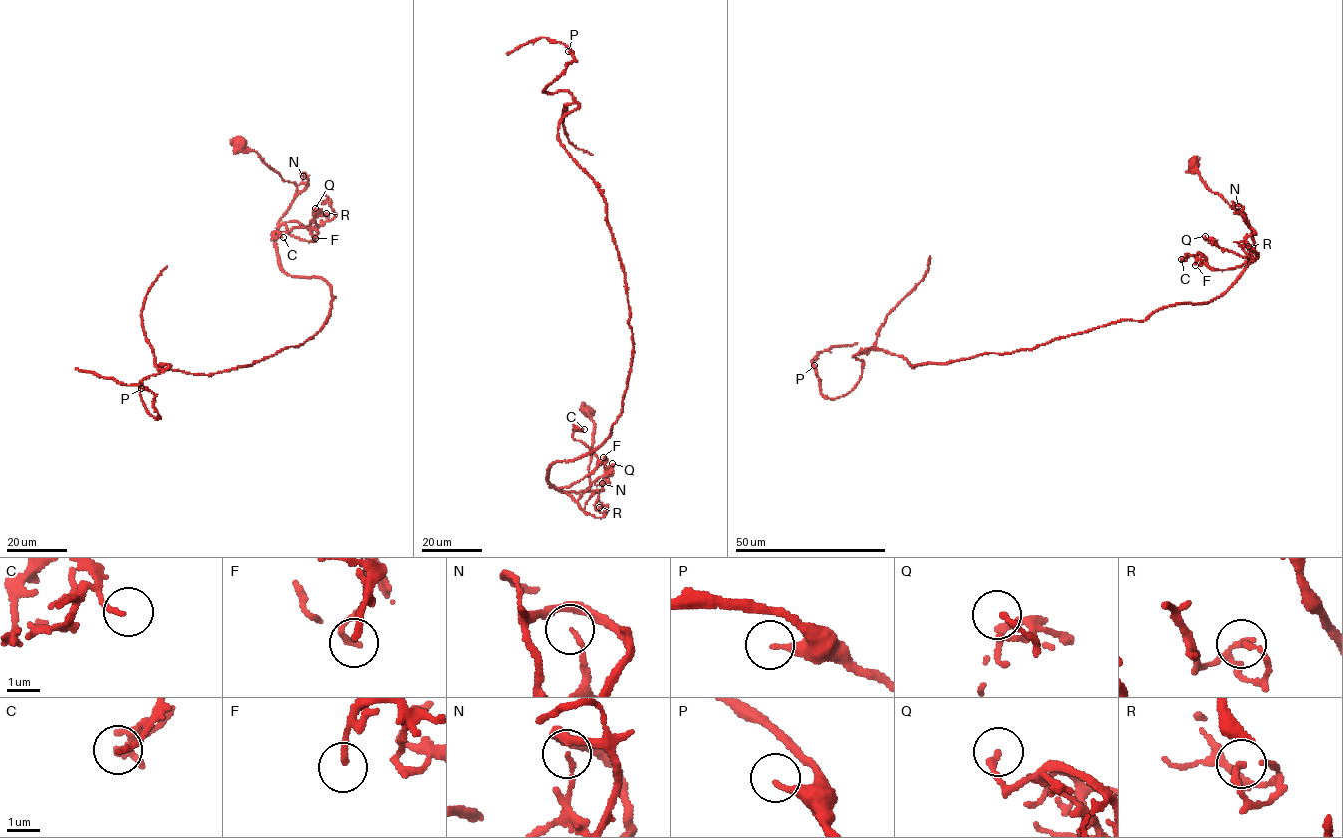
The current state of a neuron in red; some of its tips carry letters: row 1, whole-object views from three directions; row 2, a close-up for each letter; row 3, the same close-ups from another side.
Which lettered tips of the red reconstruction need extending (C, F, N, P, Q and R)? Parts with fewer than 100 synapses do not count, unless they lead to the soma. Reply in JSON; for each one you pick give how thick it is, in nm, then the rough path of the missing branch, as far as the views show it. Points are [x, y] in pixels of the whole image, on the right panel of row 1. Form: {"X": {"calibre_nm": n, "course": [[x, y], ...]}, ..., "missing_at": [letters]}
{"missing_at": []}

